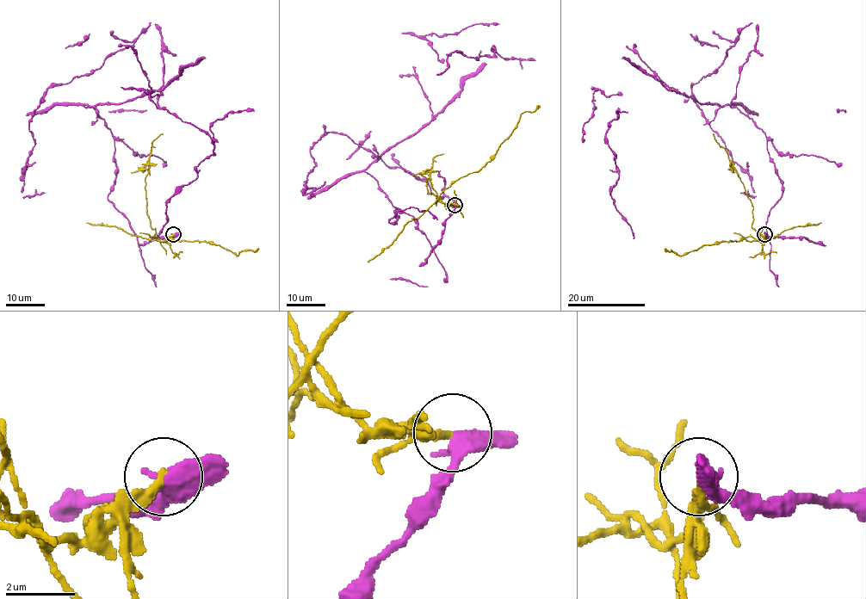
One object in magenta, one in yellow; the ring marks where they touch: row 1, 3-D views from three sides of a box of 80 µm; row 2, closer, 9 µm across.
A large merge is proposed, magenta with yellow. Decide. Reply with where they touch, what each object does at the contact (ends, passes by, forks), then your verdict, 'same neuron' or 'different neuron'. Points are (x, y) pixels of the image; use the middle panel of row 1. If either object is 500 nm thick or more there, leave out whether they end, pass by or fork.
place (454, 205); magenta passes by; yellow ends; different neuron

